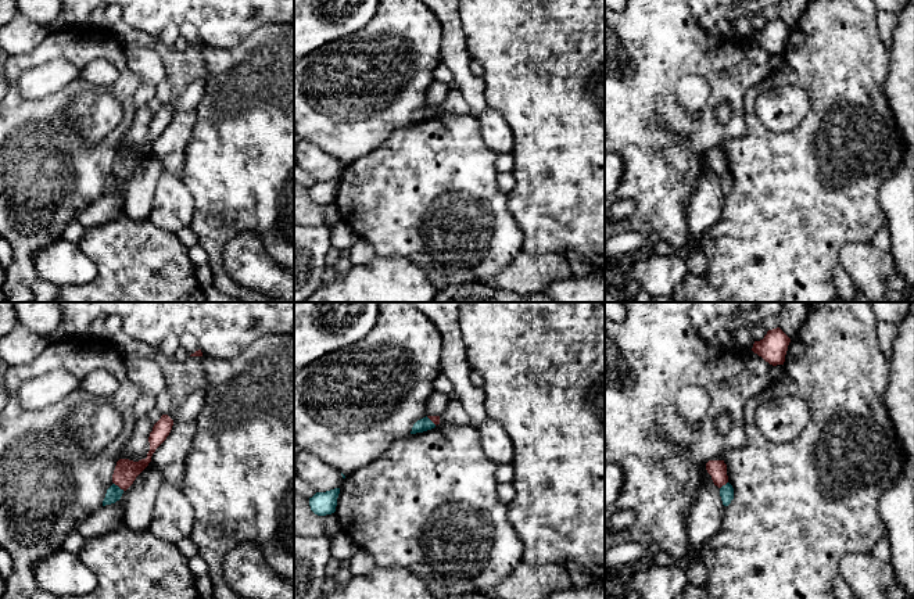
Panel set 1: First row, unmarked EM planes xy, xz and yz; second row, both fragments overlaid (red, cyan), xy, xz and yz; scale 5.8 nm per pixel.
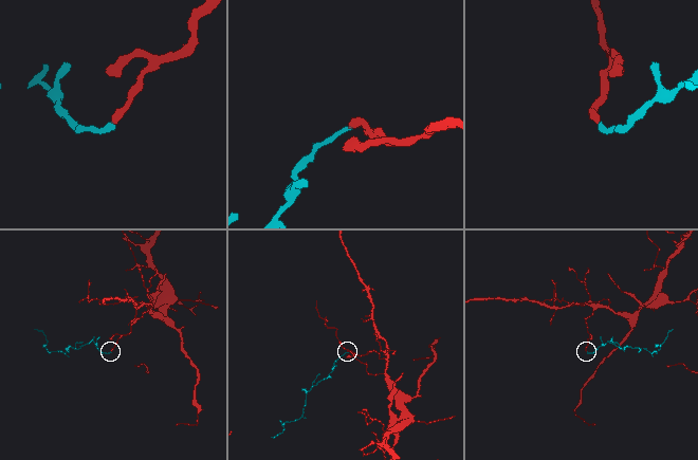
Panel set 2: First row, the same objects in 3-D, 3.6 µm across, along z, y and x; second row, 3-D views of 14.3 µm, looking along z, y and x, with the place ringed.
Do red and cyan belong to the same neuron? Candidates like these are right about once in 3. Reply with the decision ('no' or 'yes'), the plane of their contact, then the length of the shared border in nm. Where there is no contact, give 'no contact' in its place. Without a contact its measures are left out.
no | xy | 80 nm

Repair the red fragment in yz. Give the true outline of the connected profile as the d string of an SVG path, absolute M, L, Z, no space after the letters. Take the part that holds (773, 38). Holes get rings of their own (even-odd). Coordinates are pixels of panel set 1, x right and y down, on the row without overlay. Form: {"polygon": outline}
{"polygon": "M779 18L768 19L763 29L755 31L752 40L773 55L784 54L791 28Z"}

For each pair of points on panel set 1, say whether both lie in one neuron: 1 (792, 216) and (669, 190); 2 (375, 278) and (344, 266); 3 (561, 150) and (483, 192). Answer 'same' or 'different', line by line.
1: different
2: different
3: different

